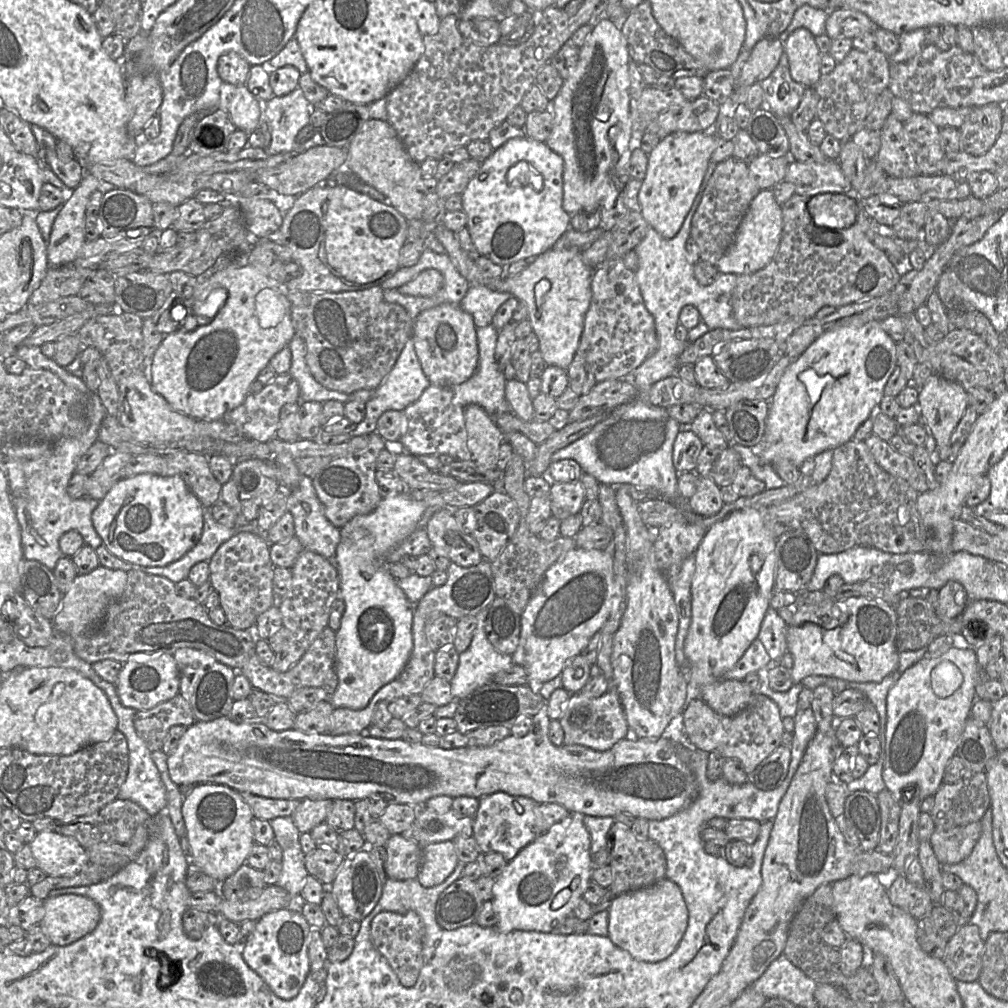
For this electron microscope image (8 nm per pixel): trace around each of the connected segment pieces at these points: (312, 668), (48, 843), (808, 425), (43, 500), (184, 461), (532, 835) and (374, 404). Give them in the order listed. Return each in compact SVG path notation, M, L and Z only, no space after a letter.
M329 627L323 629L312 642L301 659L286 672L278 672L261 663L255 649L240 671L251 682L254 689L260 689L276 698L288 698L295 691L305 687L323 687L330 672L335 670L336 631Z
M55 830L37 832L29 845L37 867L47 876L75 876L89 863L87 850L74 837Z
M880 322L826 330L799 357L792 360L769 401L770 409L761 446L754 448L765 463L784 458L800 467L818 453L834 450L852 440L858 427L877 411L884 397L885 385L897 367L896 342L882 329Z
M19 346L15 356L24 360L31 368L45 369L55 373L65 384L88 396L88 418L85 420L84 431L80 435L70 436L71 439L54 441L52 447L42 456L24 461L25 488L21 494L14 496L24 558L39 561L53 570L63 556L59 541L64 533L70 530L78 531L85 544L94 549L103 544L92 522L92 514L100 500L87 497L74 499L68 494L67 487L72 475L76 472L78 462L97 441L106 411L97 392L91 391L81 377L60 366L54 358L45 356L39 346Z
M177 452L164 456L167 475L179 475L204 507L211 507L220 500L222 485L214 477L208 457L193 452Z
M496 792L479 799L479 807L474 817L472 837L482 854L498 852L509 862L541 833L535 830L534 800L523 796L511 796Z
M410 339L405 344L395 365L383 383L374 390L372 398L365 403L365 417L350 433L351 437L369 435L376 432L378 419L384 412L391 410L403 412L409 405L417 401L430 385L431 383L424 374L417 357L413 340Z

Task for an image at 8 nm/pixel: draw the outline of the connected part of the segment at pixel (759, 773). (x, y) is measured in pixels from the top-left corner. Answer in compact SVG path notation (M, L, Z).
M780 745L748 775L756 788L764 791L778 788L787 777L791 748Z

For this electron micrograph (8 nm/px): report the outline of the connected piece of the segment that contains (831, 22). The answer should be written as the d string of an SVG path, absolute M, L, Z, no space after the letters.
M849 8L830 11L825 22L825 34L832 40L836 38L853 39L865 32L874 32L878 28L866 14Z

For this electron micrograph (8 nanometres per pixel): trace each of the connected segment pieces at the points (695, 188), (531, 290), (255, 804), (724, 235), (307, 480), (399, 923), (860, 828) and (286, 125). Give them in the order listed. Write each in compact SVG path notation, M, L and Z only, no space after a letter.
M715 124L709 131L672 133L648 154L647 171L638 194L639 212L665 239L679 232L693 205L715 149L715 135Z
M440 224L434 231L435 238L443 245L446 254L449 256L458 272L469 282L470 286L482 285L496 292L507 292L524 301L527 306L528 317L533 333L539 340L539 352L545 363L558 366L567 371L575 354L577 353L581 334L584 328L585 315L591 302L591 277L594 268L587 266L582 259L582 250L577 248L554 249L551 248L529 261L528 266L518 275L510 277L490 278L487 277L471 260L462 249L457 232L448 229Z
M240 793L243 800L250 806L253 816L262 820L291 816L300 806L299 799L270 799L251 793Z
M731 156L716 165L691 222L690 238L699 247L700 260L717 264L733 243L751 201L760 191L747 164L740 159Z
M303 475L298 486L291 489L287 499L287 511L294 519L295 537L305 549L334 562L341 539L340 528L326 518L312 485L312 478Z
M380 912L371 921L370 935L375 949L387 960L400 983L405 987L414 986L423 965L423 924L418 914Z
M864 790L849 793L845 800L843 816L858 837L860 850L876 850L881 829L881 812L877 797Z
M296 88L283 97L273 97L263 103L263 113L268 120L271 142L264 150L269 155L279 153L302 153L314 146L324 144L320 134L303 144L296 142L298 132L310 124L312 106L304 97L303 91Z

